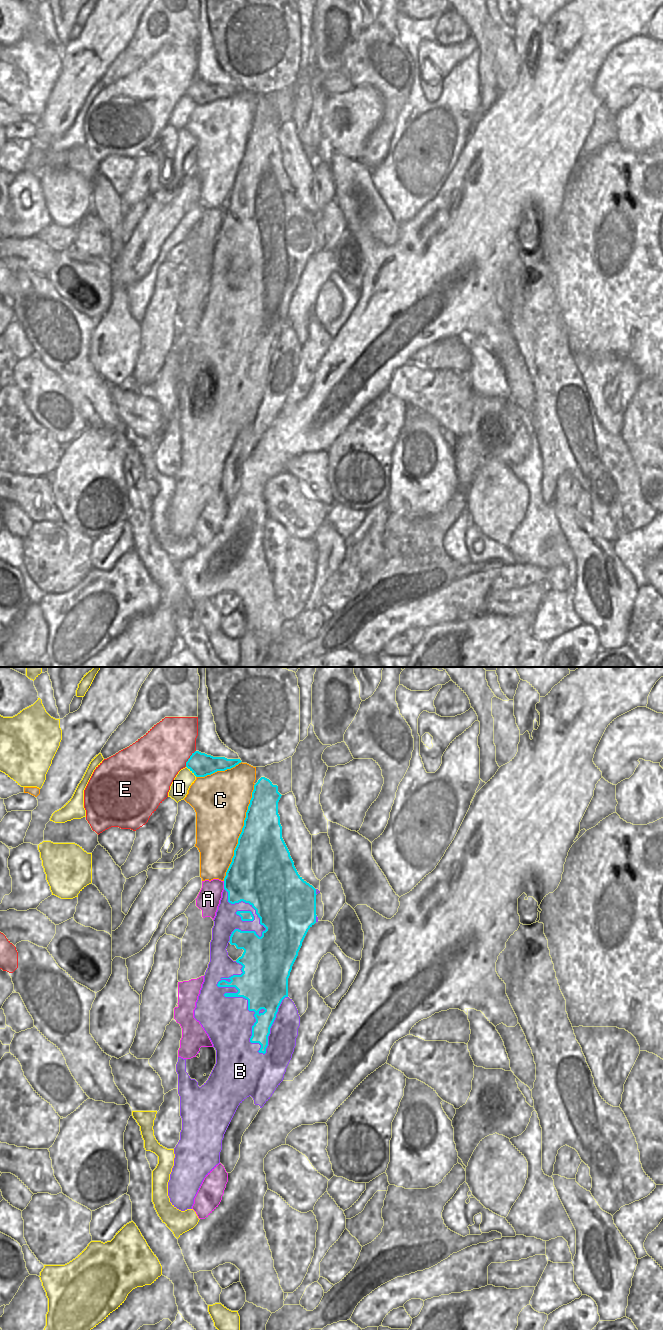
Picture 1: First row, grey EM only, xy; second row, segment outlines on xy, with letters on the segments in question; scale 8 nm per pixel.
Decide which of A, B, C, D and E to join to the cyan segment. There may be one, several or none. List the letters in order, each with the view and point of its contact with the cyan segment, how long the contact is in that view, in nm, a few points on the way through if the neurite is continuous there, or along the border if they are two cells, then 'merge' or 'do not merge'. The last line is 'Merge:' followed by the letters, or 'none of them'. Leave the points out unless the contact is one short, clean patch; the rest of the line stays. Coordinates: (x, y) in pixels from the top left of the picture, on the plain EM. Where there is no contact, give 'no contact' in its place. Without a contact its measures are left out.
A: meets cyan in xy at (224, 213); contact 60 nm long; do not merge
B: meets cyan in xy at (231, 324); contact 800 nm long; merge
C: meets cyan in xy at (241, 160); contact 800 nm long; do not merge
D: meets cyan in xy at (191, 98); contact 120 nm long; do not merge
E: meets cyan in xy at (189, 86); contact 160 nm long; do not merge
Merge: B

